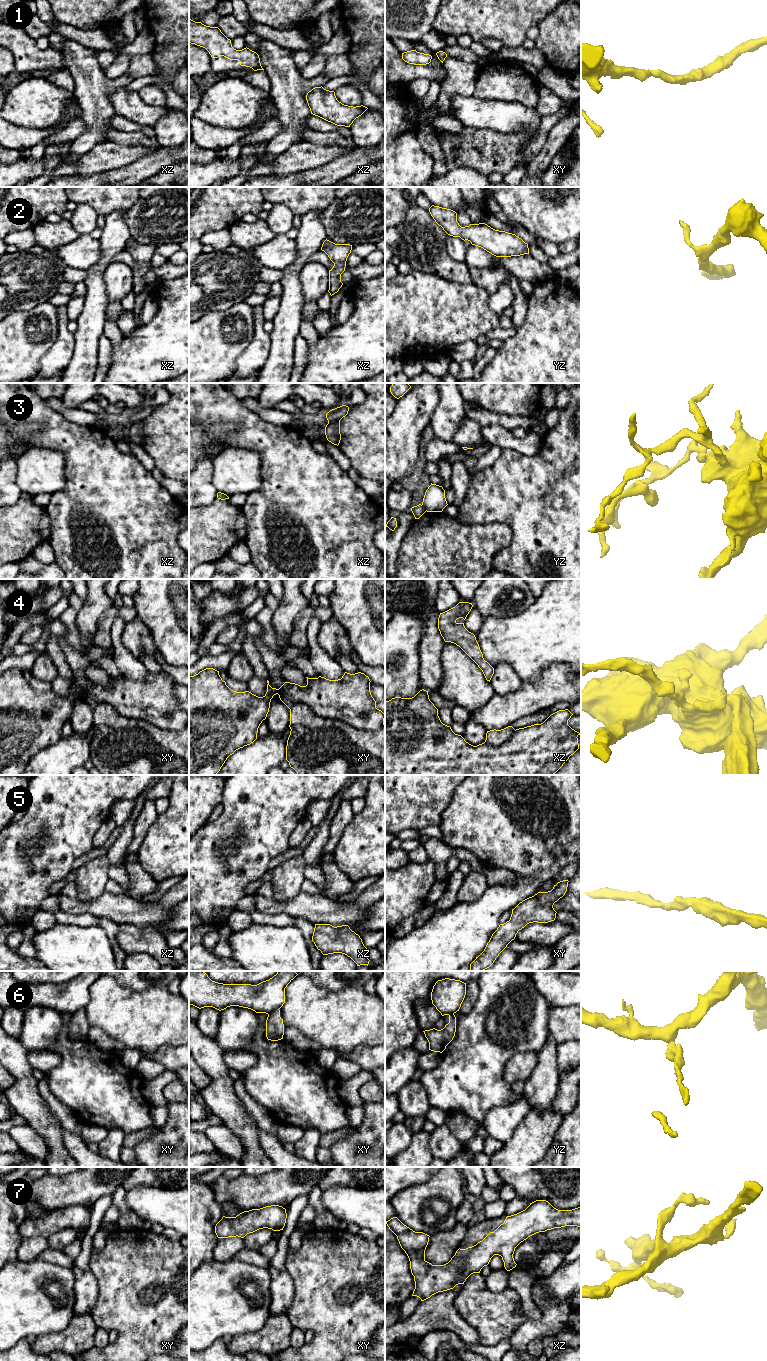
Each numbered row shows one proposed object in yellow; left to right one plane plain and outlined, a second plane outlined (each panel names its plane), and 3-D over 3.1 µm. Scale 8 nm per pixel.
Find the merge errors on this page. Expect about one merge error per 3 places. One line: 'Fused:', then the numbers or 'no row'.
Fused: 3, 6

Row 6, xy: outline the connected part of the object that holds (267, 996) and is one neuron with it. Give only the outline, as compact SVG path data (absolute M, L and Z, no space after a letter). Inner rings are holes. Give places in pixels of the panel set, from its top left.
M189 971L189 1005L199 1009L213 1007L219 1011L230 1006L239 1006L256 1013L270 1014L283 1006L285 988L297 975L296 971L278 971L272 978L257 985L223 984L212 981L204 971Z

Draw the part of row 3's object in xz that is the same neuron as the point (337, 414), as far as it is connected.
M342 405L340 407L330 410L326 414L328 423L332 421L340 421L343 417L345 417L348 414L348 411L349 407L346 405Z

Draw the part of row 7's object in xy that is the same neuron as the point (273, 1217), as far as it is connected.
M266 1206L244 1211L236 1217L223 1216L215 1226L215 1233L218 1238L244 1238L247 1234L263 1228L280 1231L285 1226L286 1218L286 1209L282 1206Z

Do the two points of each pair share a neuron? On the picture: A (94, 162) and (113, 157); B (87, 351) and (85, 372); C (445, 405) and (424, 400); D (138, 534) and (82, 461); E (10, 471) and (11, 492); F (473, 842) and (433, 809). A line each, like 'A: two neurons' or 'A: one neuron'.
A: one neuron
B: one neuron
C: two neurons
D: one neuron
E: one neuron
F: two neurons

